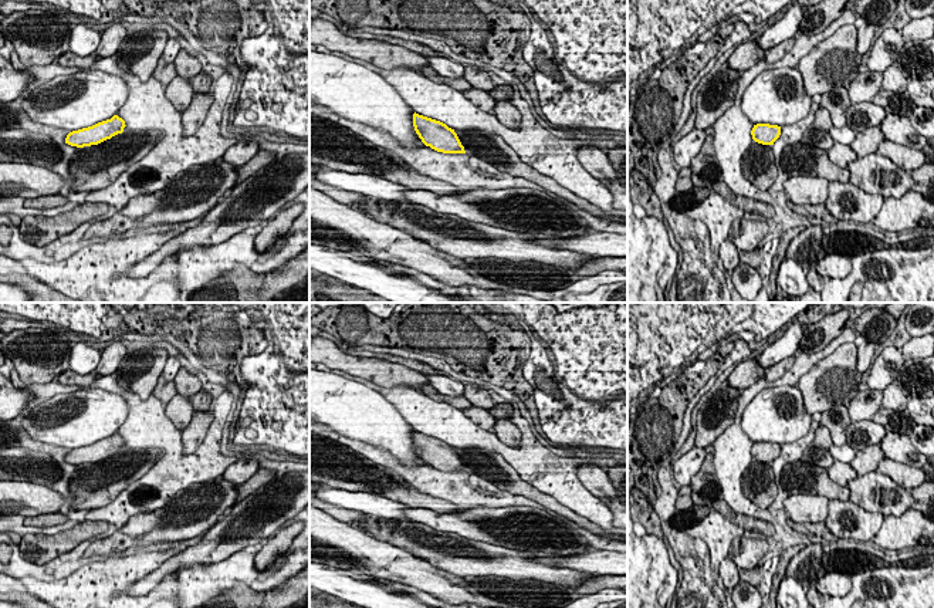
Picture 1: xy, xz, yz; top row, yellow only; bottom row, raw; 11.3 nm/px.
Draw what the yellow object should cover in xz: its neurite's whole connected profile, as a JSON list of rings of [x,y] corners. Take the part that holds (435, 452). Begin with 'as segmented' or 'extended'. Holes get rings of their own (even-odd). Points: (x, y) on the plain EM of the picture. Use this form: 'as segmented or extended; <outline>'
as segmented; [[[414,430],[413,445],[426,465],[443,472],[466,472],[457,452],[446,442]]]

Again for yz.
as segmented; [[[757,442],[751,449],[752,457],[762,463],[774,463],[781,453],[781,445],[769,442]]]

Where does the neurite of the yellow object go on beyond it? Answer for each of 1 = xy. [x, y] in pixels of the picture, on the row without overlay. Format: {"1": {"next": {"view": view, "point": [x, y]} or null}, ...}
{"1": {"next": null}}

